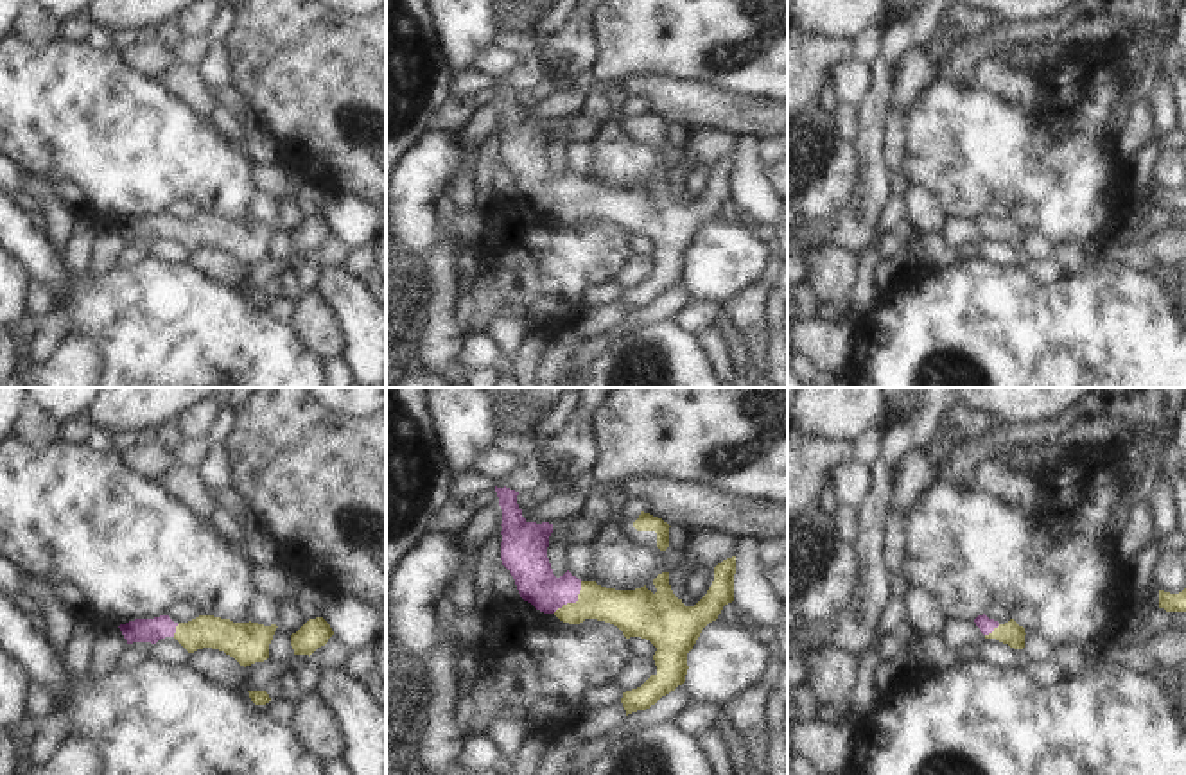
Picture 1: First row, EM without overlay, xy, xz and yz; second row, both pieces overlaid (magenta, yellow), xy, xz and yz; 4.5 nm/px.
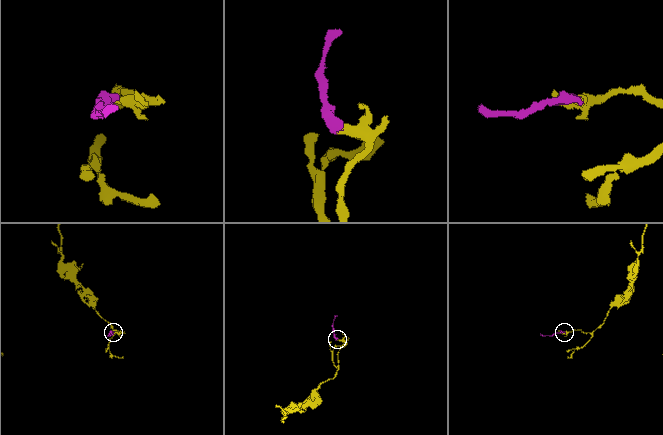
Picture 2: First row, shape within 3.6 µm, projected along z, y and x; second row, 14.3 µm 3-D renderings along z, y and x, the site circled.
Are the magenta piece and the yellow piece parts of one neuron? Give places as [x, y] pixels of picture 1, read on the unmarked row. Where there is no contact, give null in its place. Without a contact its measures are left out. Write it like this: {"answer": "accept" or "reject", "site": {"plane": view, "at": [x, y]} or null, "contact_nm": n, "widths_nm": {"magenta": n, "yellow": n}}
{"answer": "accept", "site": {"plane": "xz", "at": [573, 200]}, "contact_nm": 190, "widths_nm": {"magenta": 180, "yellow": 180}}

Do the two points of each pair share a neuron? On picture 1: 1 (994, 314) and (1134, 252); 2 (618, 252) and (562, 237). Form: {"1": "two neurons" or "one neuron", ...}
{"1": "two neurons", "2": "one neuron"}

